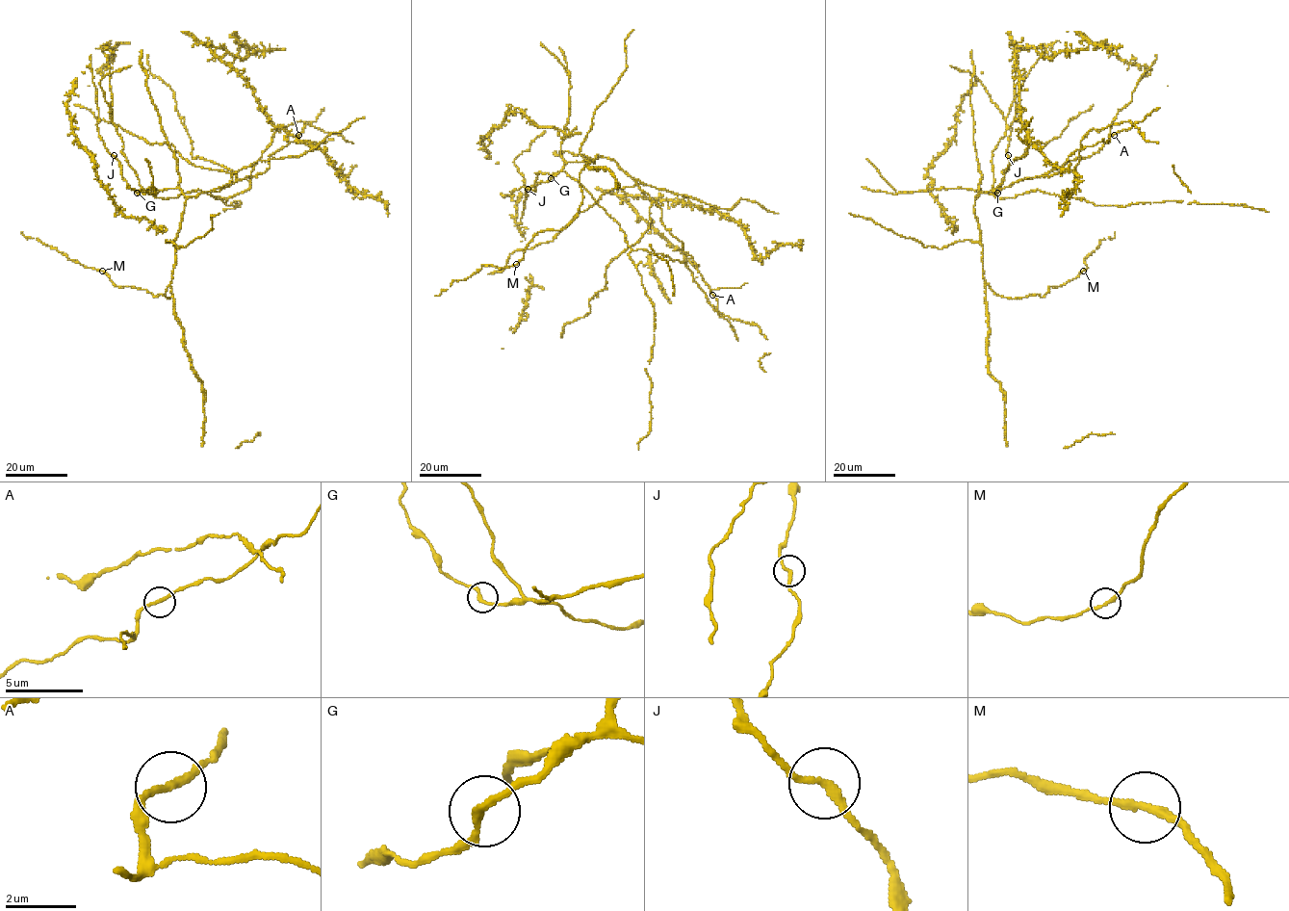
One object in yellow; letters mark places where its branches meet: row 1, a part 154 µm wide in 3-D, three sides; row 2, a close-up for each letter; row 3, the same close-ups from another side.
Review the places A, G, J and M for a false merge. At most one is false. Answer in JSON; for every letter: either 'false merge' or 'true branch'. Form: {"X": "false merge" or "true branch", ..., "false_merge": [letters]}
{"A": "true branch", "G": "true branch", "J": "true branch", "M": "true branch", "false_merge": []}

